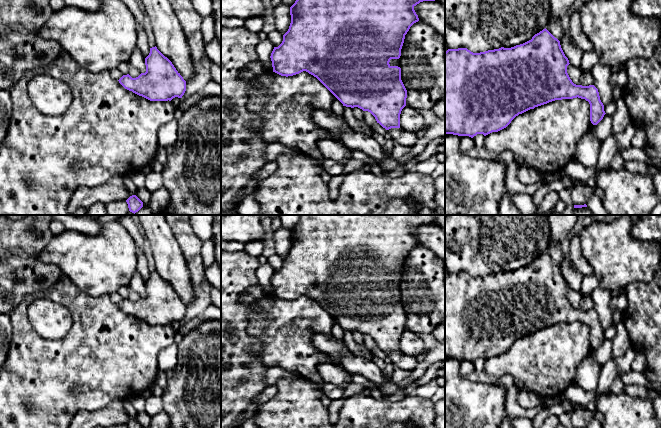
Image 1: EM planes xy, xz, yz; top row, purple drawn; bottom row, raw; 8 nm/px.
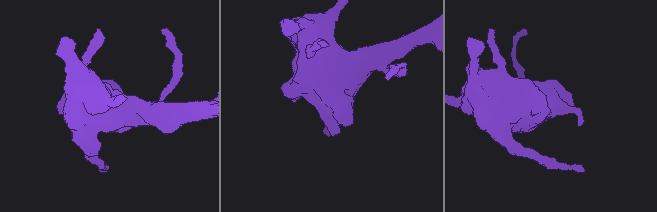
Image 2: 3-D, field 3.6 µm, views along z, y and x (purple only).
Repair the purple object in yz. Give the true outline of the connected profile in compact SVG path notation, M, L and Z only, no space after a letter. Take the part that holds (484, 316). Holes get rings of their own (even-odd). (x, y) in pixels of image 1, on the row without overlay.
M546 252L535 258L531 264L511 272L501 271L480 277L467 272L448 273L445 276L445 358L484 360L506 352L511 345L530 333L555 324L581 322L590 328L590 345L597 349L606 338L594 309L576 309L567 297L569 284L565 280L560 265Z

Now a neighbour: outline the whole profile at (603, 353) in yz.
M605 338L597 349L593 349L593 356L600 366L613 359L611 338Z

